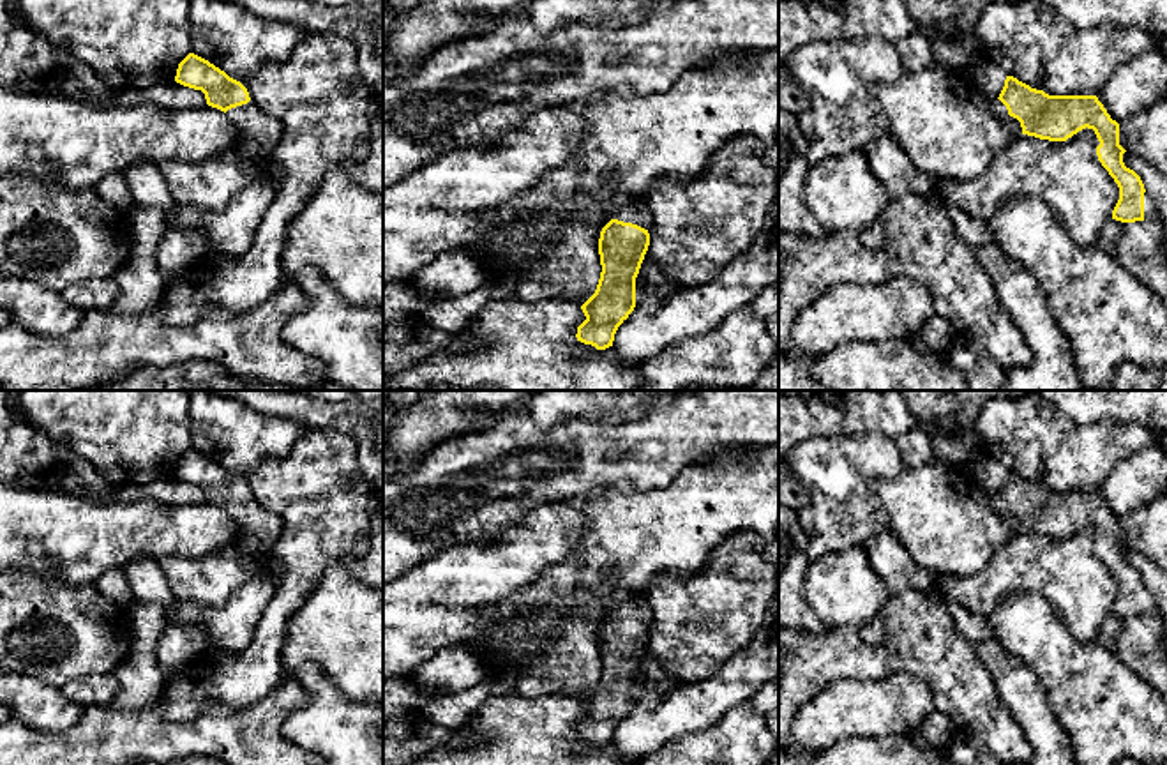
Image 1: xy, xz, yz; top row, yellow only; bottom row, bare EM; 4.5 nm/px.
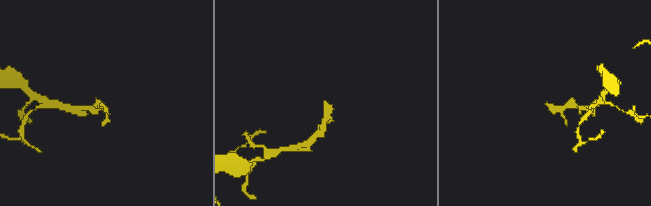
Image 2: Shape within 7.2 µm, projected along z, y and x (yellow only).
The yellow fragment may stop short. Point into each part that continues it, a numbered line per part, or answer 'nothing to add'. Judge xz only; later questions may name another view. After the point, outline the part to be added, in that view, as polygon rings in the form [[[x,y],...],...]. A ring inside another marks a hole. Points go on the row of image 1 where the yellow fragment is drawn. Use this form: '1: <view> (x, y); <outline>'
1: xz (639, 214); [[[634,203],[620,208],[614,214],[614,219],[637,224],[644,230],[650,230],[653,221],[650,208],[643,203]]]

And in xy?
1: xy (258, 133); [[[251,101],[226,111],[238,131],[238,148],[249,157],[272,157],[284,129],[277,118],[265,115]]]

